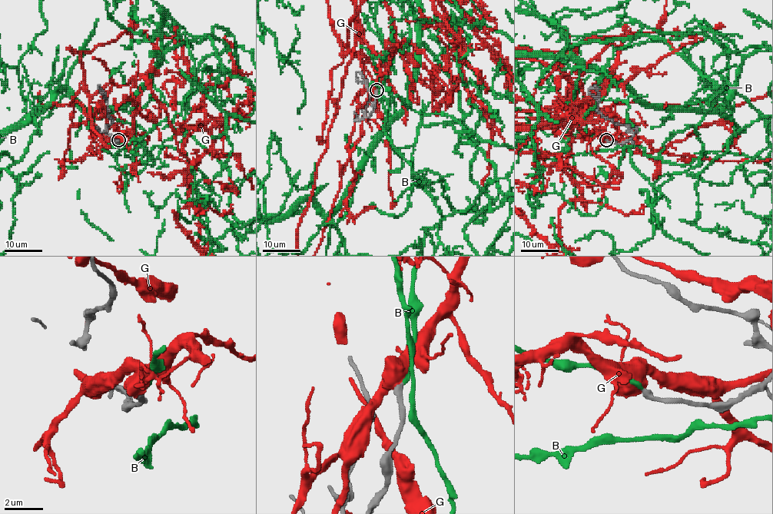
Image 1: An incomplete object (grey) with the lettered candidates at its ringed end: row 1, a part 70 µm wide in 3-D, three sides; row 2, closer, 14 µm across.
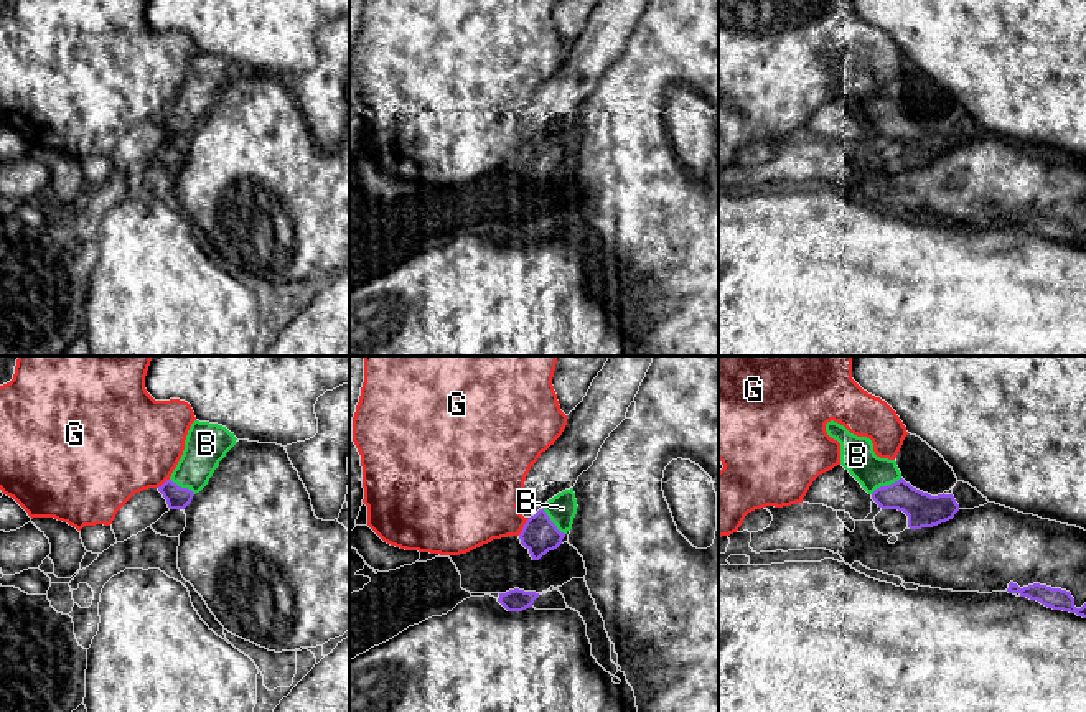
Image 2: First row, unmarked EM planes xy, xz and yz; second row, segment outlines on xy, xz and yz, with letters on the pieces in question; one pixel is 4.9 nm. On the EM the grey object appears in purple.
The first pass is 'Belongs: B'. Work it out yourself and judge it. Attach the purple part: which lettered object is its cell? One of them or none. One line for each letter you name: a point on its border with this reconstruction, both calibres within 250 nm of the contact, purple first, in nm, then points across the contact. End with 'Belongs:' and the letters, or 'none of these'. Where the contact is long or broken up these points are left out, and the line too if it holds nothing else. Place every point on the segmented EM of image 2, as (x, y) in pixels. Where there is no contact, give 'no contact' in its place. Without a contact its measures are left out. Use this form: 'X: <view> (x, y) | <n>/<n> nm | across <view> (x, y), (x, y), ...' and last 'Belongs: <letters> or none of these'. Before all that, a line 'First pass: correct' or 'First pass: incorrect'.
First pass: correct
B: yz (887, 485) | 160/170 nm | across yz (923, 510), (897, 495), (887, 485), (857, 455)
Belongs: B

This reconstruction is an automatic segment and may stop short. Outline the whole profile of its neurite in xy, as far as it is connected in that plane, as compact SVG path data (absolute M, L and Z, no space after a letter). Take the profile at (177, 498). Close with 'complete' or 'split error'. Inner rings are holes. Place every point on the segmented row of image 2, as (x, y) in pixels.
M194 420L183 455L171 476L158 486L170 509L185 509L213 476L219 461L237 443L226 427Z; split error

